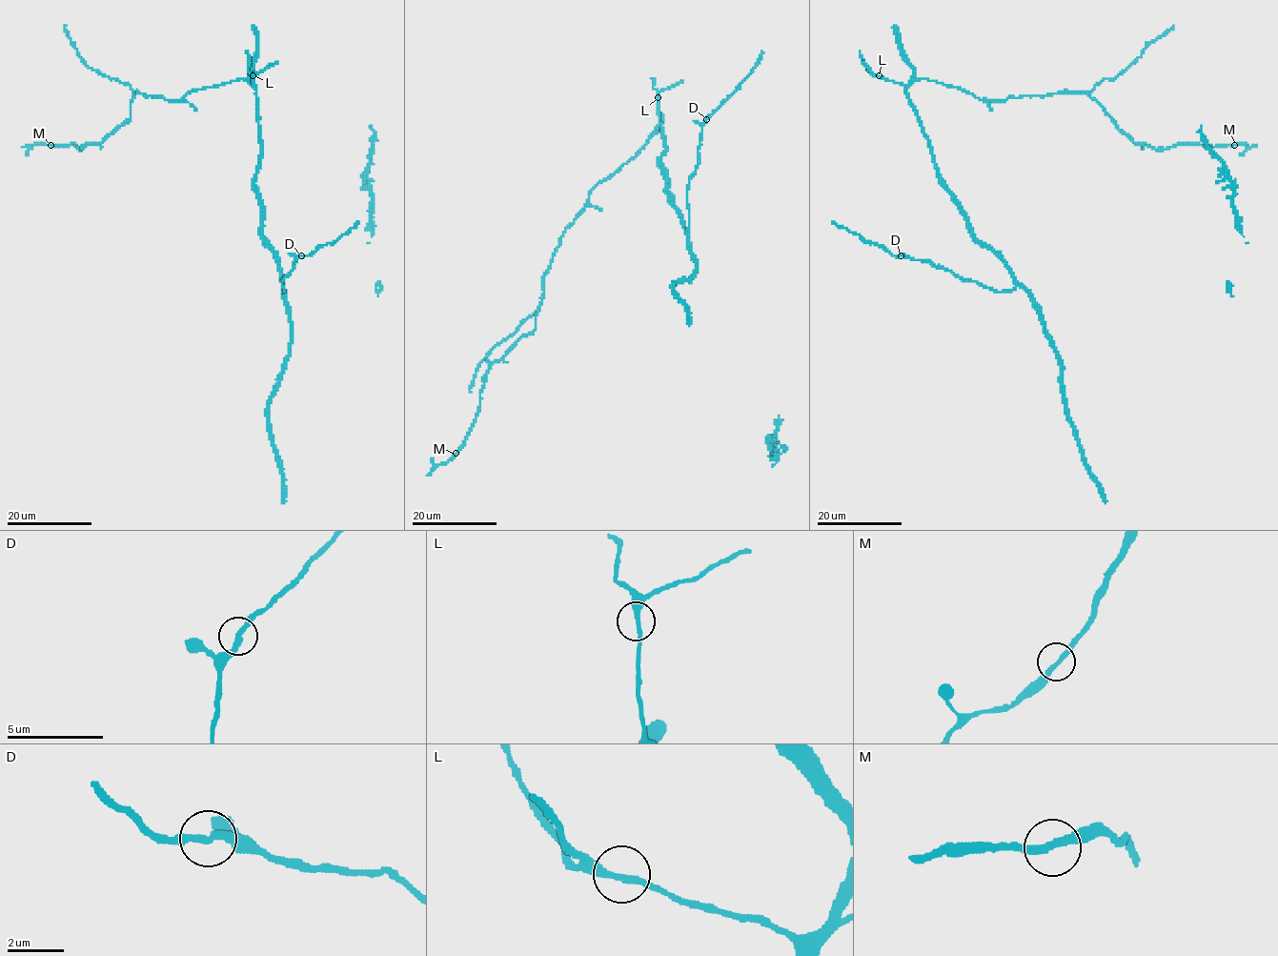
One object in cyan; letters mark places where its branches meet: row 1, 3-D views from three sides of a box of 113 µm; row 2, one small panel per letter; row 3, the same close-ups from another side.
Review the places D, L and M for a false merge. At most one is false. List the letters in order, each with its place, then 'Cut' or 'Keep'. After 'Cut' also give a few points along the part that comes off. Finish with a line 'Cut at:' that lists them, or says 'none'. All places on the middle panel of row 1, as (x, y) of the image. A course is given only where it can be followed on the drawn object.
D: Place: (706, 119). Keep
L: Place: (658, 97). Keep
M: Place: (456, 453). Keep
Cut at: none

